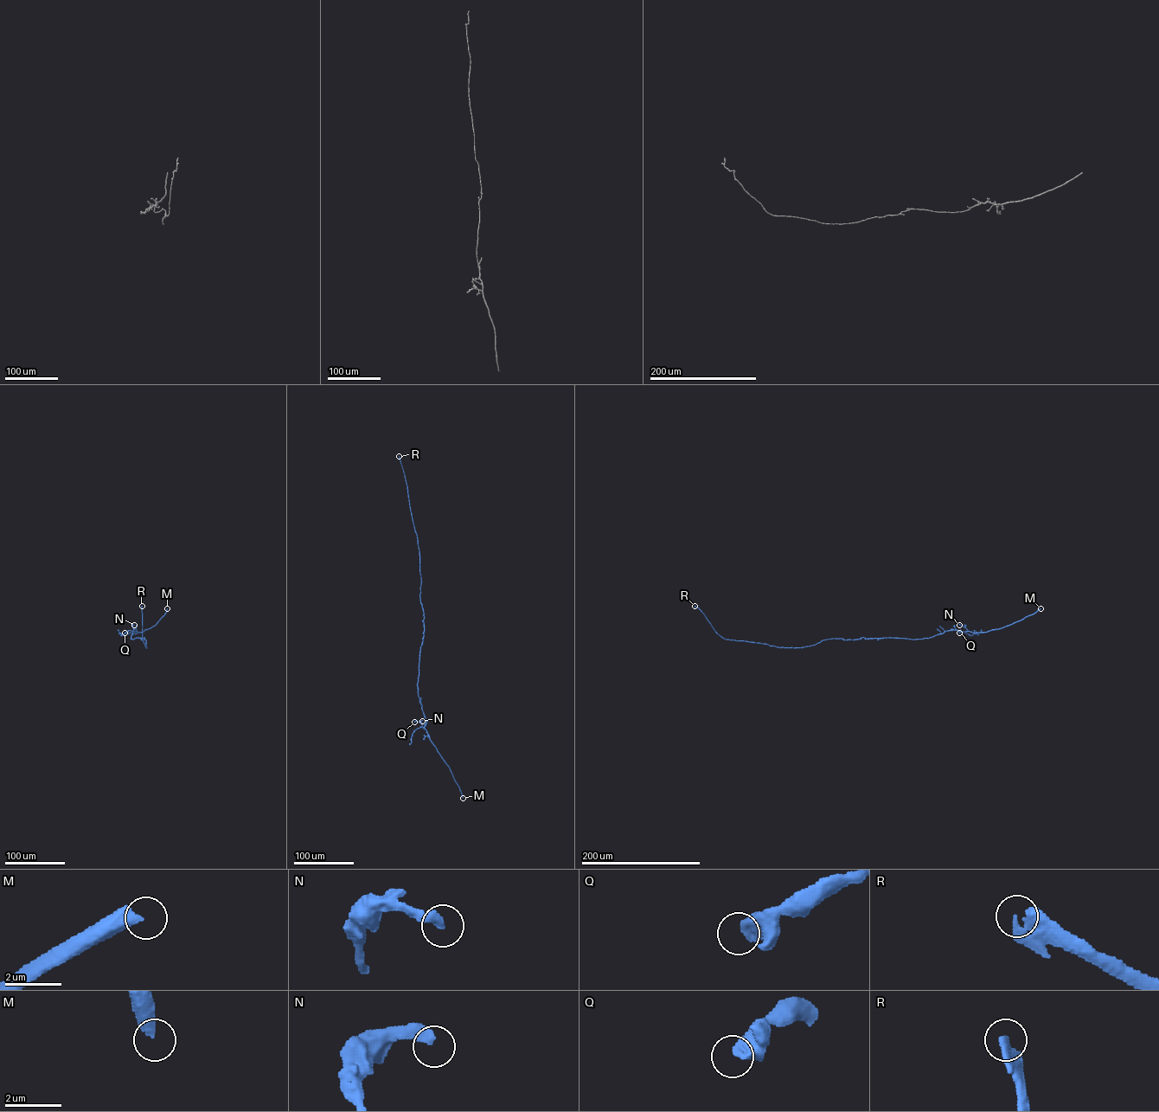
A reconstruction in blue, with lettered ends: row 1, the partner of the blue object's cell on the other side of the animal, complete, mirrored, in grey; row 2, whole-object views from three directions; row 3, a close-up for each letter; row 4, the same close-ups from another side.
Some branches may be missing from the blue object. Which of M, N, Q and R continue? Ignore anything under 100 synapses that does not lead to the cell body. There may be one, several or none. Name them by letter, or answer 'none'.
R

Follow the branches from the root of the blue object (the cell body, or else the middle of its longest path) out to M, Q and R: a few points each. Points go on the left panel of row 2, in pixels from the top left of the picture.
M: (144, 639), (133, 639), (131, 636), (135, 630), (141, 633), (154, 626), (167, 608)
Q: (144, 639), (131, 639), (136, 630), (124, 633)
R: (144, 639), (147, 647), (143, 639), (142, 606)

